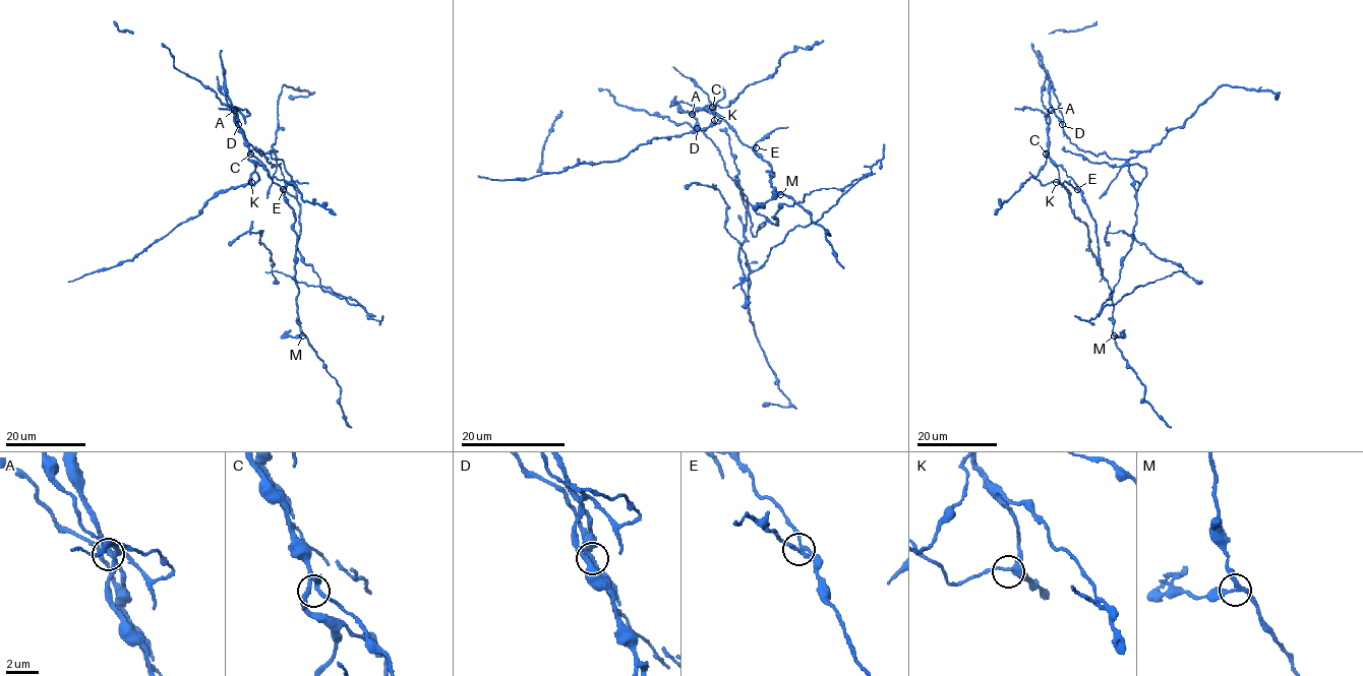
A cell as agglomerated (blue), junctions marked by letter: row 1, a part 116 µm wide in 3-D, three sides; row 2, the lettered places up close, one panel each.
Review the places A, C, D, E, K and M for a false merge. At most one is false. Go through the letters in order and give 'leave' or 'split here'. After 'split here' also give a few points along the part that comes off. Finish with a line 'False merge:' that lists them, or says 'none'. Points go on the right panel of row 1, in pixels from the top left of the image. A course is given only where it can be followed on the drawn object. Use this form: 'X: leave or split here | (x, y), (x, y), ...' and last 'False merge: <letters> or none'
A: leave
C: leave
D: split here | (1062, 125), (1079, 148), (1125, 159), (1133, 176), (1137, 223), (1106, 304), (1182, 270), (1121, 231), (1108, 244)
E: leave
K: leave
M: leave
False merge: D

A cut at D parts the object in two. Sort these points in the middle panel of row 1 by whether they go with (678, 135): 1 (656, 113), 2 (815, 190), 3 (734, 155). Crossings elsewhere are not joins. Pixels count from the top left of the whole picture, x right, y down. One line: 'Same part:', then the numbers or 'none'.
Same part: none

